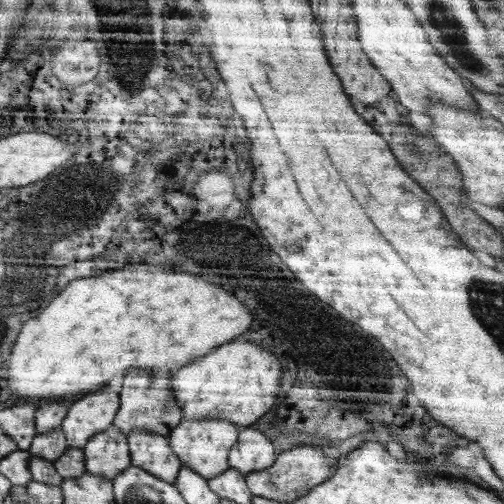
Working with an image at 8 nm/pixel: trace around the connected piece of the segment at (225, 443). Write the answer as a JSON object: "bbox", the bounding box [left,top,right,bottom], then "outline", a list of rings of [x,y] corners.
{"bbox":[167,419,238,479],"outline":[[[183,419],[177,428],[167,437],[170,448],[181,458],[186,468],[206,479],[220,476],[229,468],[228,453],[230,448],[238,442],[238,430],[228,420],[185,420]]]}

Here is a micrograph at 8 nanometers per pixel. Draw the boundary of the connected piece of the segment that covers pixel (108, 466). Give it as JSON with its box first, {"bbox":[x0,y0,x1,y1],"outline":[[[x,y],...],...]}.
{"bbox":[83,426,131,481],"outline":[[[116,426],[91,438],[83,452],[86,469],[92,476],[113,481],[131,466],[127,435]]]}

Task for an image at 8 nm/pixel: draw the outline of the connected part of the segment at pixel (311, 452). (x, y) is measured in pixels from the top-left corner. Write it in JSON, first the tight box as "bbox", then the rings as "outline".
{"bbox":[245,444,330,503],"outline":[[[311,444],[294,445],[284,450],[276,457],[276,462],[264,470],[250,472],[245,475],[246,484],[253,497],[262,497],[268,500],[292,503],[308,495],[318,484],[324,483],[330,474],[328,457],[320,447]]]}

